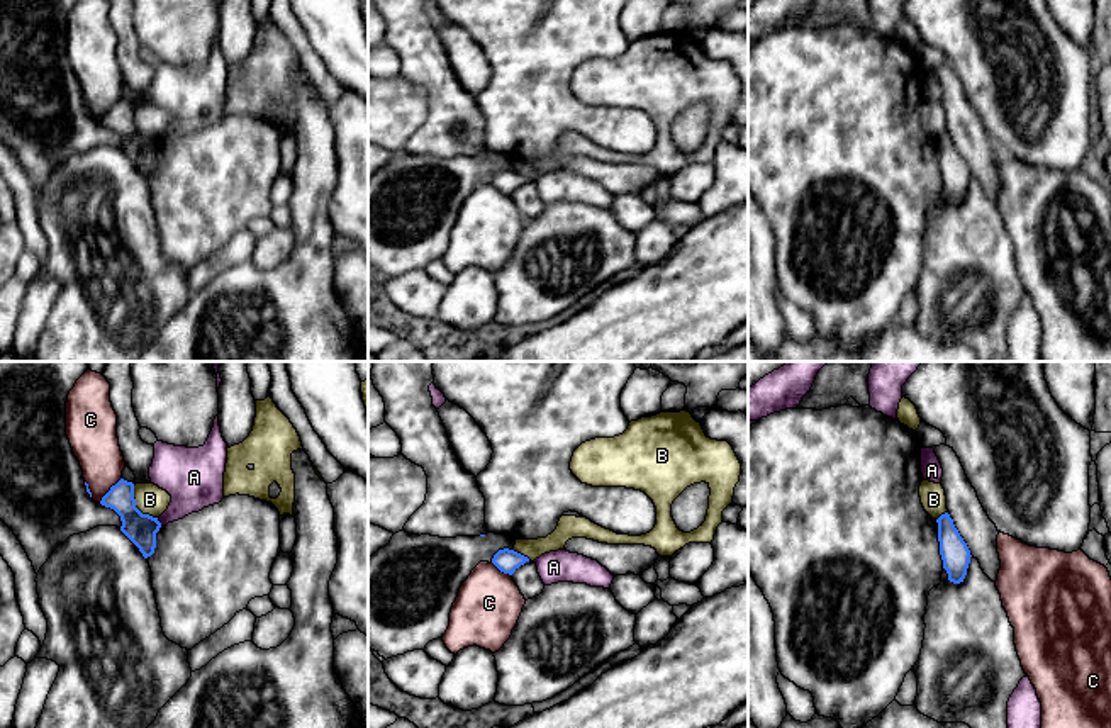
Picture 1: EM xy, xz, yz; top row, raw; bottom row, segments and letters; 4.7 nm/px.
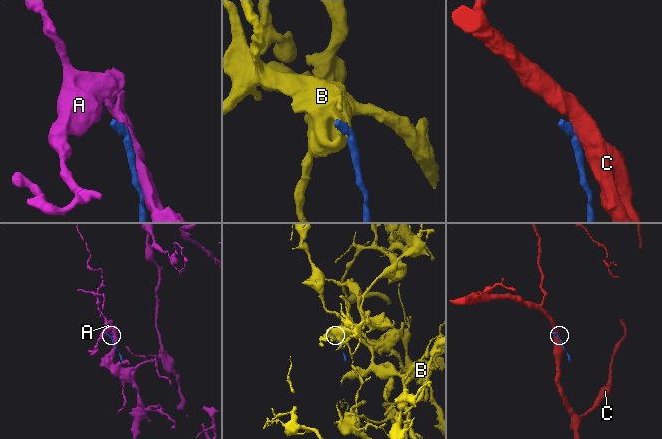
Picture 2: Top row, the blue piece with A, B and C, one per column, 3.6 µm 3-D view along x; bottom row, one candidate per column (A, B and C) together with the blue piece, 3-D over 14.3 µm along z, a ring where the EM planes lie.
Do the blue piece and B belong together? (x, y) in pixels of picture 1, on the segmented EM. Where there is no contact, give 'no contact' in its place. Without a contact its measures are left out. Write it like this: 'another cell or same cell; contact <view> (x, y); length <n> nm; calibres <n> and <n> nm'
another cell; contact xy (134, 506); length 200 nm; calibres 150 and 140 nm

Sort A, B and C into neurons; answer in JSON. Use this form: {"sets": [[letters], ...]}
{"sets": [["A"], ["B"], ["C"]]}

